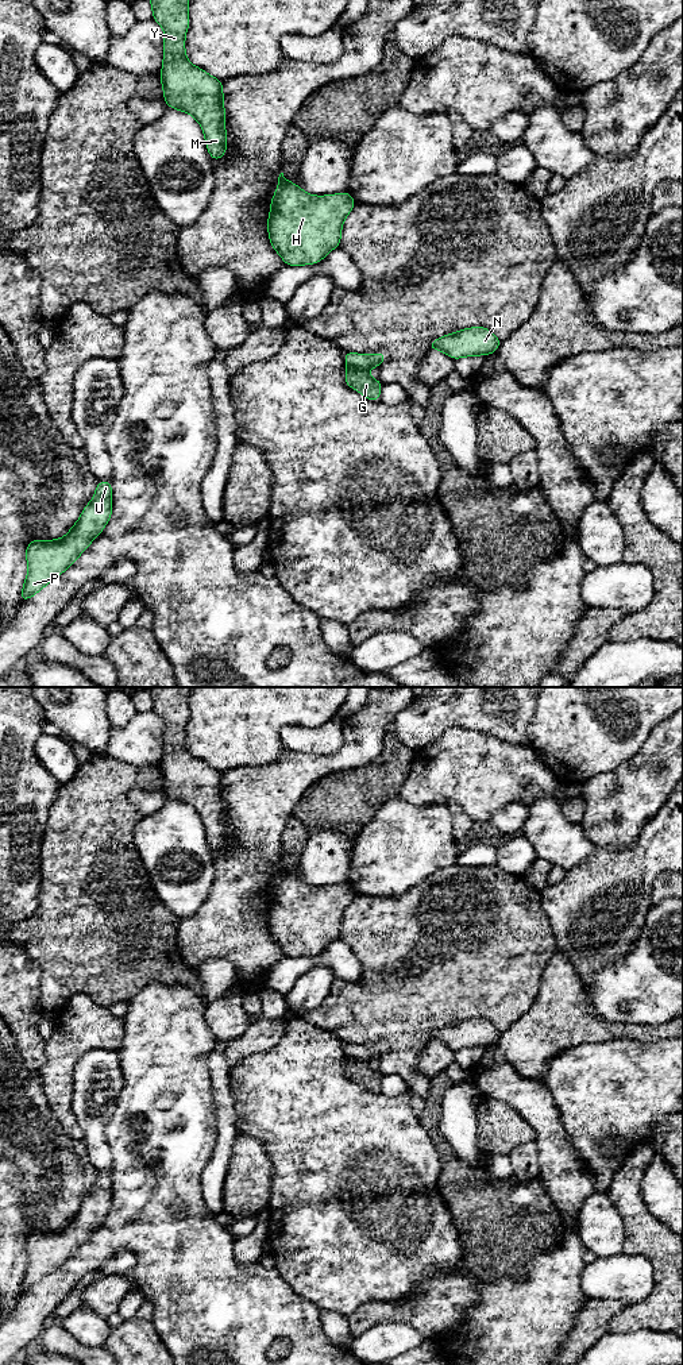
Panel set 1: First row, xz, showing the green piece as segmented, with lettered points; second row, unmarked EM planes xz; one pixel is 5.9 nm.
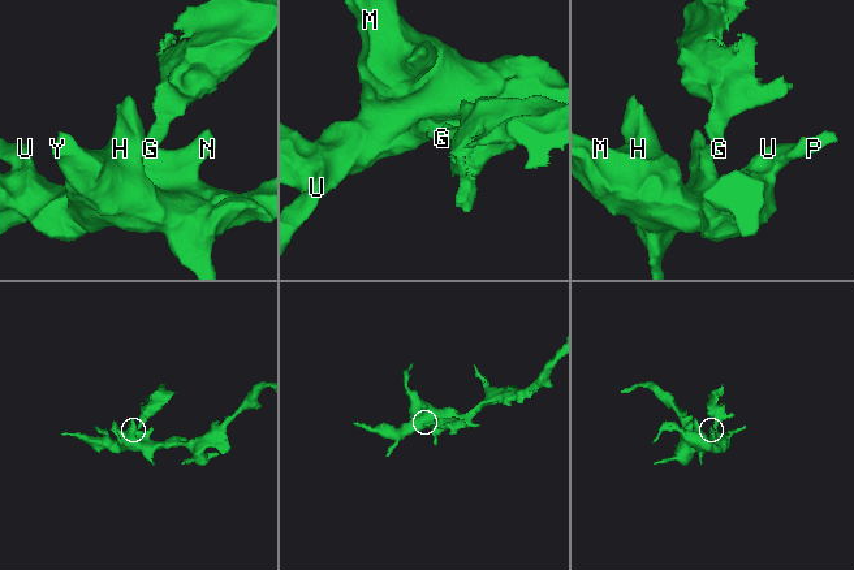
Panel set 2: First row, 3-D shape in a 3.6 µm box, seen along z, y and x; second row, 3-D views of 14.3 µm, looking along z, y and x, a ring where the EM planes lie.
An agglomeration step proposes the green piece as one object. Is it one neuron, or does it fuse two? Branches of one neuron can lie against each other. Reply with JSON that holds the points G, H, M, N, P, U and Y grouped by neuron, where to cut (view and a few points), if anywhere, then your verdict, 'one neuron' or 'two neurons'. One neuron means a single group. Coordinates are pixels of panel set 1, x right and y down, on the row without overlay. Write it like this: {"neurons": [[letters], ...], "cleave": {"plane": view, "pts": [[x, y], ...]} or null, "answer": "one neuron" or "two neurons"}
{"neurons": [["G"], ["H", "M", "N", "P", "U", "Y"]], "cleave": {"plane": "xz", "pts": [[348, 1059], [365, 1063]]}, "answer": "two neurons"}

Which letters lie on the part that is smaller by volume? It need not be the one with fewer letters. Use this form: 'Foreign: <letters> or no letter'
Foreign: G

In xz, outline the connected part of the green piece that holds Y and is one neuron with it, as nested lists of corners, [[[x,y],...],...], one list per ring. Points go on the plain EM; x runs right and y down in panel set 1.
[[[148,687],[153,710],[163,720],[161,775],[165,795],[192,806],[201,817],[212,852],[227,842],[223,772],[192,756],[185,745],[190,687]]]

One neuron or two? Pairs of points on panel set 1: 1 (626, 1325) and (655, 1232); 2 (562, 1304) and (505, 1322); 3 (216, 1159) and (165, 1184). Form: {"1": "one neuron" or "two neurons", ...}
{"1": "one neuron", "2": "one neuron", "3": "two neurons"}

